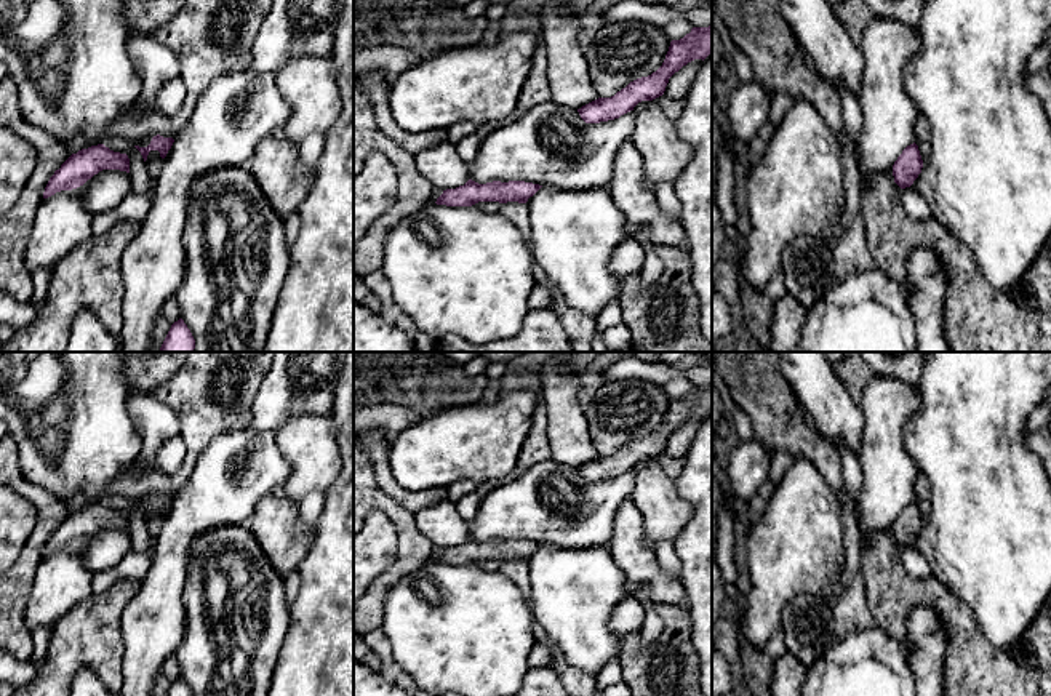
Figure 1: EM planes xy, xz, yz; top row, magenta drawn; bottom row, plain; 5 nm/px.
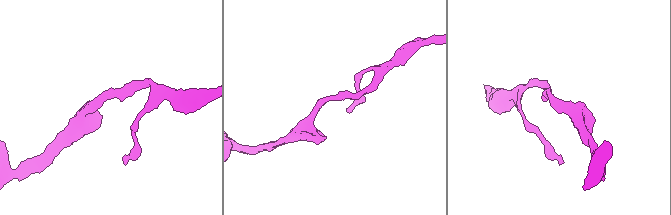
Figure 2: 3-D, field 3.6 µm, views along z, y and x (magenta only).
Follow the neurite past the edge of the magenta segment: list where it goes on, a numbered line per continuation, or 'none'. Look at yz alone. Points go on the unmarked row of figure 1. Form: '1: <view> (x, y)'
none

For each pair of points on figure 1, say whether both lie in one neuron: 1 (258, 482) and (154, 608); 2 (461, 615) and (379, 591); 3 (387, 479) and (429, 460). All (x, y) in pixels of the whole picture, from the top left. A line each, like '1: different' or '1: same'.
1: same
2: different
3: different

